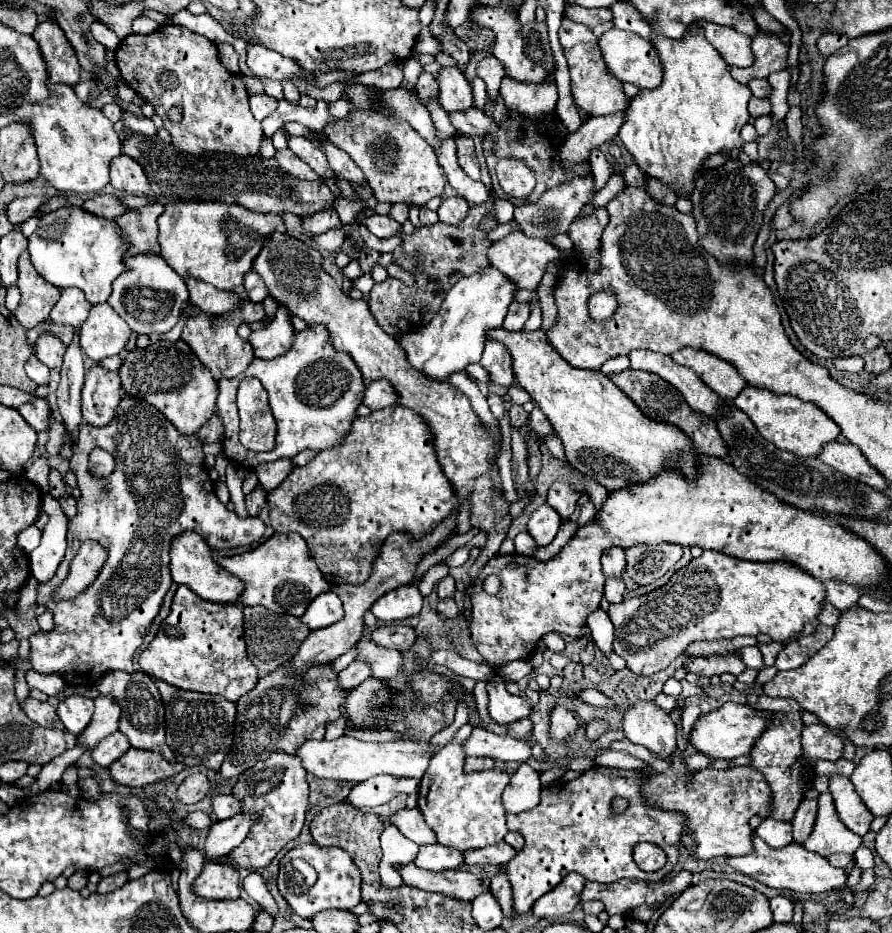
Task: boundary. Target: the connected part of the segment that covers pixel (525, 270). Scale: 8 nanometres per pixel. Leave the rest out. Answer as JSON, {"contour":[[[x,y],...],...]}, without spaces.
{"contour":[[[512,232],[504,240],[498,240],[488,254],[492,266],[516,282],[518,290],[536,288],[548,264],[556,258],[560,258],[560,252],[554,246],[544,240],[528,238],[522,232]]]}

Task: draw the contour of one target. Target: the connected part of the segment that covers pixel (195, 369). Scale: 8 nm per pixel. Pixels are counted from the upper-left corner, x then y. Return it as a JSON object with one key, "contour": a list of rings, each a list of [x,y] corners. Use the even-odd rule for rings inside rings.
{"contour":[[[158,340],[148,348],[130,350],[124,356],[118,374],[126,396],[144,400],[158,408],[182,434],[194,434],[214,414],[218,396],[216,380],[212,372],[194,356],[194,352],[190,352],[190,346],[184,340]]]}

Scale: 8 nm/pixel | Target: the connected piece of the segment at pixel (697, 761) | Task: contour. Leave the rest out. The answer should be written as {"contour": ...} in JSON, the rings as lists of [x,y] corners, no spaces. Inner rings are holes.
{"contour":[[[694,754],[694,756],[690,756],[688,758],[688,768],[690,770],[694,770],[694,772],[700,772],[700,770],[704,770],[704,768],[708,768],[710,764],[714,762],[714,758],[710,758],[710,756],[706,756],[706,754]]]}

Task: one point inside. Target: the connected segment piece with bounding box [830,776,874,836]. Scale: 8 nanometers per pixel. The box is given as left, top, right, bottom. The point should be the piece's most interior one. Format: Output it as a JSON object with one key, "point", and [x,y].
{"point":[855,816]}

